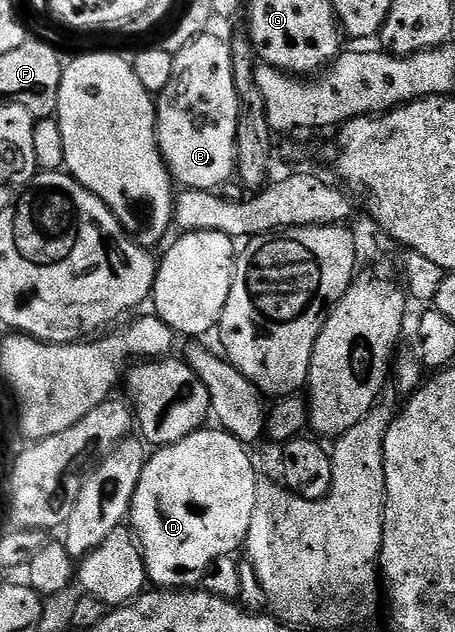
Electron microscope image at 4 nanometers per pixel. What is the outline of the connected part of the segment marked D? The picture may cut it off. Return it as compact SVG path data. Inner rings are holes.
M201 429L190 433L177 443L171 443L165 447L153 450L149 454L146 465L142 469L142 477L138 481L138 489L132 498L132 510L130 512L130 527L136 537L136 542L140 545L140 550L144 553L144 568L148 571L149 580L160 589L192 589L197 585L203 584L204 571L216 559L223 555L235 556L236 550L245 546L247 530L250 529L250 517L254 517L254 501L256 500L256 484L258 474L256 467L252 464L252 459L248 456L249 448L238 439L233 439L232 434L223 429L208 431Z

